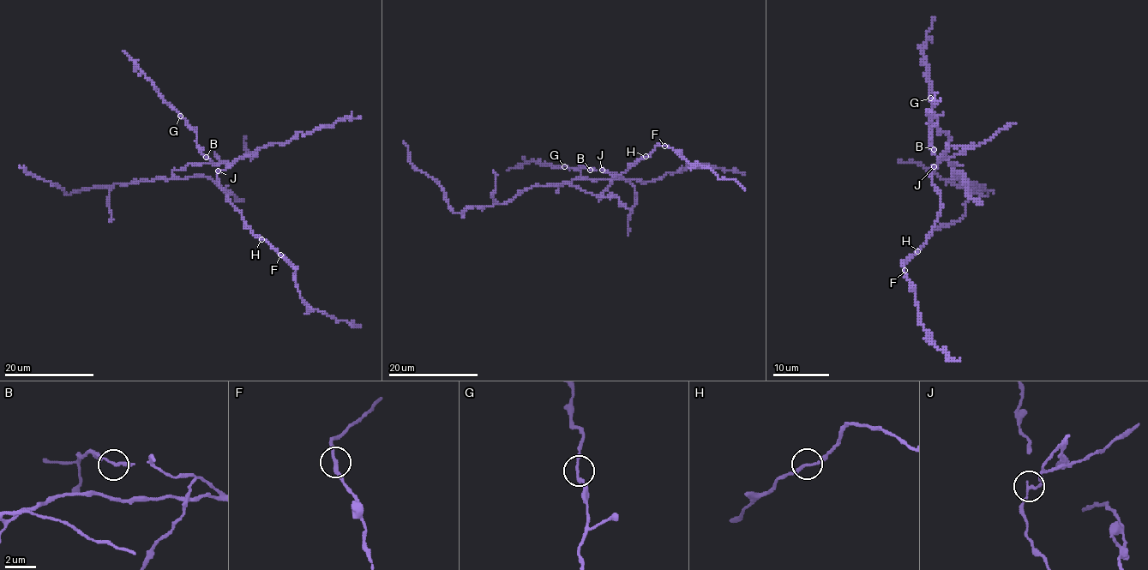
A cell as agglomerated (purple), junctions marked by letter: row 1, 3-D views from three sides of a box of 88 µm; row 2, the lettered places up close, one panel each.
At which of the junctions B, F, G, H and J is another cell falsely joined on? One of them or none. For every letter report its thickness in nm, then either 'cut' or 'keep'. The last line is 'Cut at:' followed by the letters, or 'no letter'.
B: calibre 160 nm; keep
F: calibre 180 nm; keep
G: calibre 180 nm; keep
H: calibre 180 nm; keep
J: calibre 150 nm; cut
Cut at: J

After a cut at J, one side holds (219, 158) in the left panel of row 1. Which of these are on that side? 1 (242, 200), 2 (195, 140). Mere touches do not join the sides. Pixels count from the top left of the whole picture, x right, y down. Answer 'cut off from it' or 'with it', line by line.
1: with it
2: cut off from it

